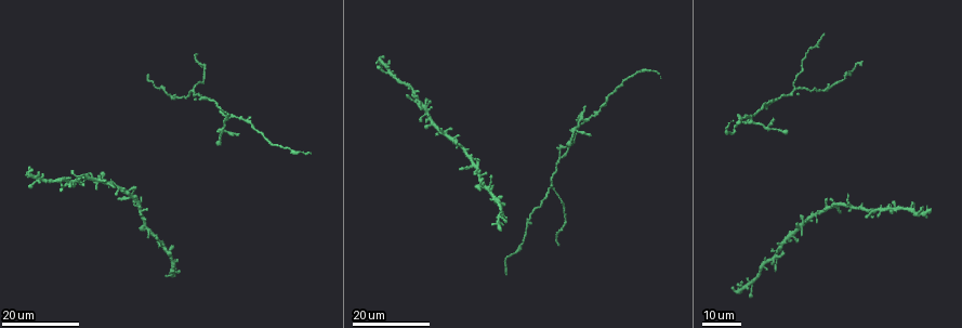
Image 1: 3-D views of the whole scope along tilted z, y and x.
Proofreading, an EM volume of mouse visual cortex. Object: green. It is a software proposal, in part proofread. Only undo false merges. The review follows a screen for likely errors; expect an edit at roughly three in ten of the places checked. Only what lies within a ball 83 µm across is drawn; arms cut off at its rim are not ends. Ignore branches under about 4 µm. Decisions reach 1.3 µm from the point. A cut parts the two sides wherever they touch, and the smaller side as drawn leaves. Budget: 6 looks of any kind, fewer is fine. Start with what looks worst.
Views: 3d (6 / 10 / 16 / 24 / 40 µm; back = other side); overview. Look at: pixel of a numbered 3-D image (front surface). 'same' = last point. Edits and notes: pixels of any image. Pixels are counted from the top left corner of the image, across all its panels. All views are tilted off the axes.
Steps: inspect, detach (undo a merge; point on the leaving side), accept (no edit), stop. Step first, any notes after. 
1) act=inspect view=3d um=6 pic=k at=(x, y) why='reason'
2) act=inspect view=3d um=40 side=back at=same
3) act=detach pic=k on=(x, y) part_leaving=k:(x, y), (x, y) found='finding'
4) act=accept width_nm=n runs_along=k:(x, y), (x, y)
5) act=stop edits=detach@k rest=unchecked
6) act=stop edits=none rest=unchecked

act=inspect view=3d um=24 pic=1 at=(583, 121) why='three arms meet'

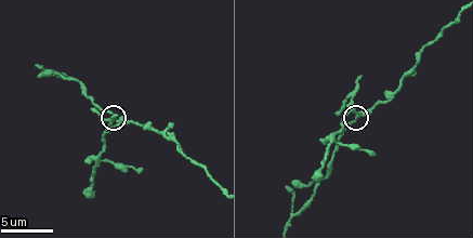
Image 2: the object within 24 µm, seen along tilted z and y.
act=inspect view=3d um=10 pic=2 at=(359, 116) why='zoom in'

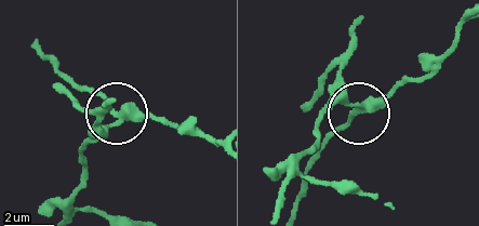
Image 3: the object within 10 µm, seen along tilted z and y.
act=detach pic=3 on=(96, 124) part_leaving=3:(122, 121), (106, 125), (82, 149), (81, 184), (69, 216) found='two neurons meet here'

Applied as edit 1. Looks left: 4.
act=inspect view=overview

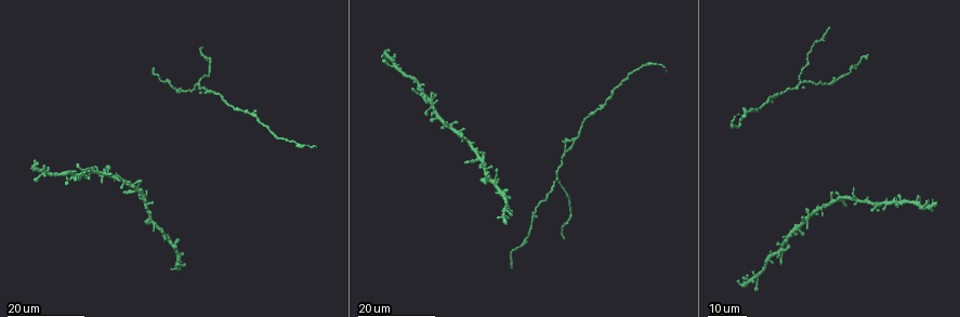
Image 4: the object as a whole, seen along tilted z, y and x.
act=inspect view=3d um=24 pic=4 at=(196, 82) why='three-way junction'

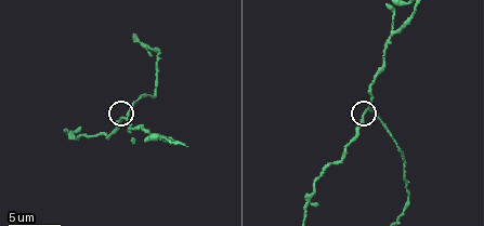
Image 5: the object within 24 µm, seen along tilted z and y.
act=inspect view=3d um=6 pic=5 at=(126, 117) why='zoom in'

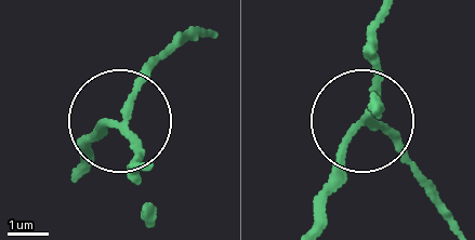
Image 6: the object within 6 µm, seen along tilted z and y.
act=detach pic=6 on=(150, 67) side_arm_um=22 part_leaving=6:(122, 116), (140, 72), (201, 37) found='two neurons meet here'

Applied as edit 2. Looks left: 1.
act=inspect view=3d um=10 pic=5 at=(305, 206) why='calibre changes'

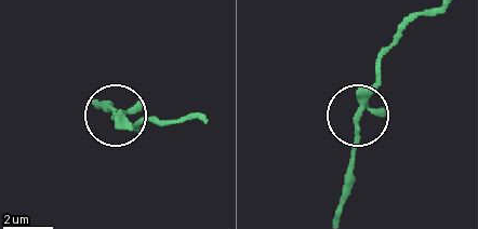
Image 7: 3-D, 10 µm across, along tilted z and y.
act=accept found='continuous, no second neuron'

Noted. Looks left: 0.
act=stop edits=detach@3,detach@6 rest=unchecked

